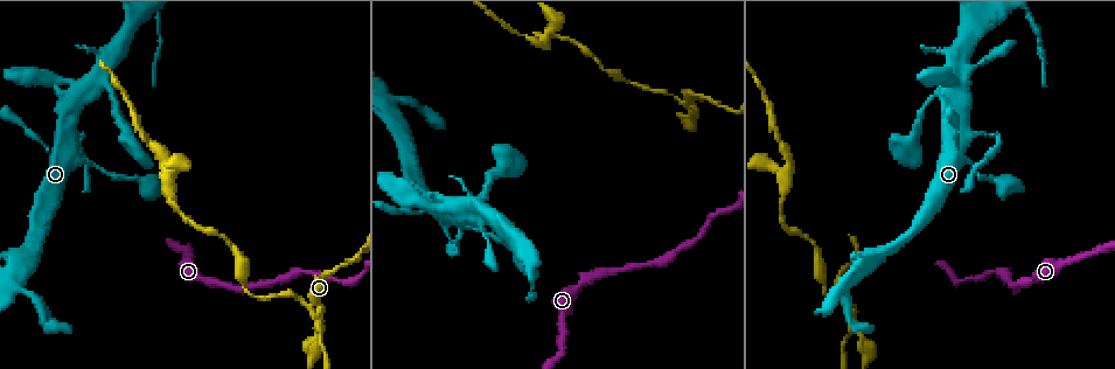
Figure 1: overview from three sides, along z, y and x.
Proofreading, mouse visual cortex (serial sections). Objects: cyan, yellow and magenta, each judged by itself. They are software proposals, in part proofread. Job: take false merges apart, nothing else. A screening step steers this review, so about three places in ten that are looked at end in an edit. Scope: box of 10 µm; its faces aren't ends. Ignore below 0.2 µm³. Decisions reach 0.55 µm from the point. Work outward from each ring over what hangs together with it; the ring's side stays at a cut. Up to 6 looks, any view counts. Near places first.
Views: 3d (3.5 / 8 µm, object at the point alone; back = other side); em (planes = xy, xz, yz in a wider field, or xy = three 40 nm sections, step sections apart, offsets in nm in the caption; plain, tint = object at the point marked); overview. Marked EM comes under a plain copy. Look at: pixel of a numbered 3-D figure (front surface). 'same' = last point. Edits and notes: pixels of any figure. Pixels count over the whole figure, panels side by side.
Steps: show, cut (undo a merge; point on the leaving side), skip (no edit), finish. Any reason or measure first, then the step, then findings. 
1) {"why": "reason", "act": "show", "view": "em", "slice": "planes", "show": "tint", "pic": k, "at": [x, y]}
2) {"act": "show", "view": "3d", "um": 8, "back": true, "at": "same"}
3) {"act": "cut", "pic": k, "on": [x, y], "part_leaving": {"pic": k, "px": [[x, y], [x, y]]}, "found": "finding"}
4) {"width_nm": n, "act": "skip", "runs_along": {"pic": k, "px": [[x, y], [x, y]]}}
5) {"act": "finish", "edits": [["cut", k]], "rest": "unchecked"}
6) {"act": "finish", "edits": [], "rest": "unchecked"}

{"why": "four or more arms meet", "act": "show", "view": "3d", "um": 3.5, "pic": 1, "at": [398, 127]}

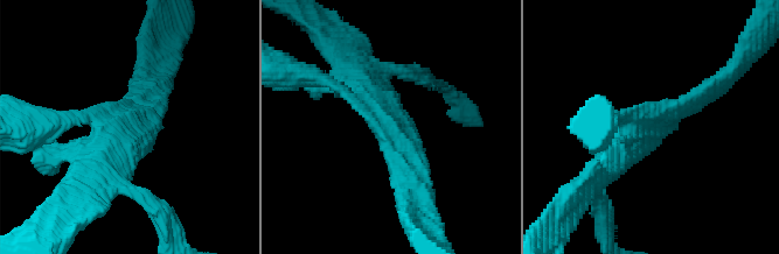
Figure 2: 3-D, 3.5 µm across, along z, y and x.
{"act": "show", "view": "em", "slice": "xy", "step": 3, "show": "tint", "pic": 2, "at": [652, 122]}

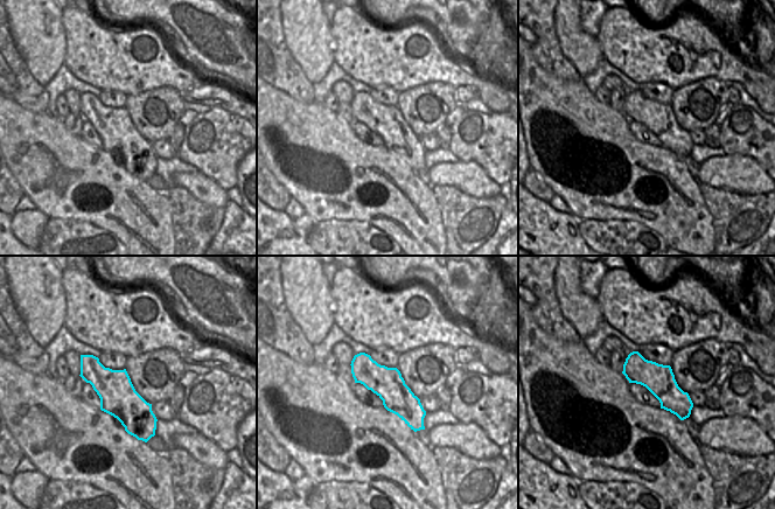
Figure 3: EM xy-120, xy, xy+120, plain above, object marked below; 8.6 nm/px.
{"act": "show", "view": "em", "slice": "xy", "step": 1, "show": "tint", "at": "same"}

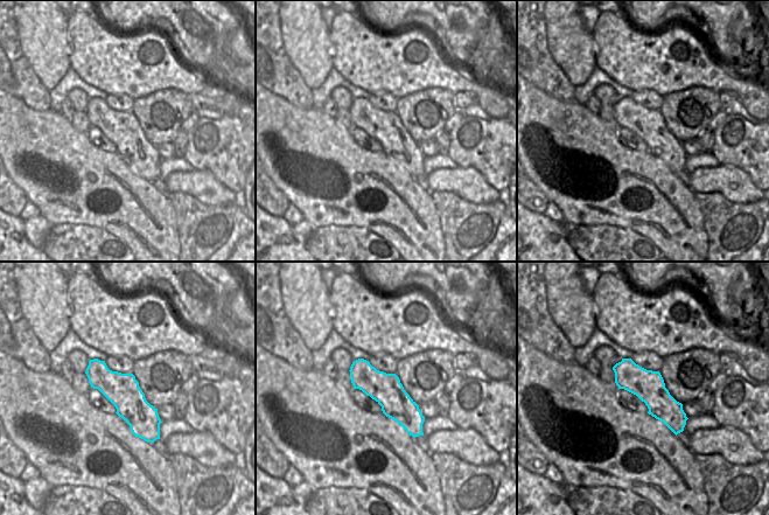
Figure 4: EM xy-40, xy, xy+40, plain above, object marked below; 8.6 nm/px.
{"width_nm": 260, "act": "skip", "runs_along": {"pic": 2, "px": [[713, 87], [655, 117], [602, 181]]}, "found": "one cell here"}

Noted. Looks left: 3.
{"why": "sudden change in width", "act": "show", "view": "3d", "um": 8, "pic": 1, "at": [485, 194]}

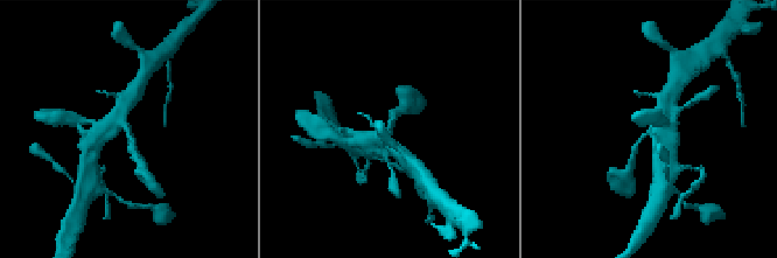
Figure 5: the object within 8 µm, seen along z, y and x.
{"act": "show", "view": "3d", "um": 3.5, "back": true, "at": "same"}

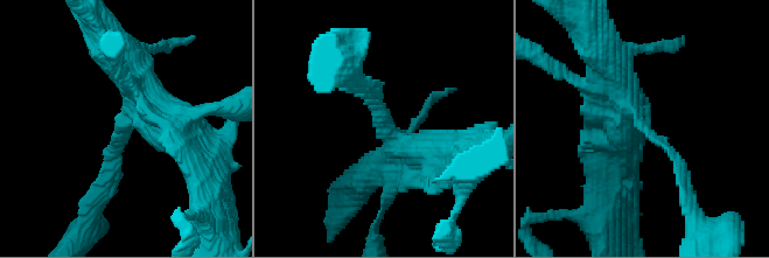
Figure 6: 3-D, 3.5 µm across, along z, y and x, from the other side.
{"arm_widths_nm": [150, 500], "why": "now the EM", "act": "show", "view": "em", "slice": "xy", "step": 1, "show": "tint", "pic": 6, "at": [646, 131]}

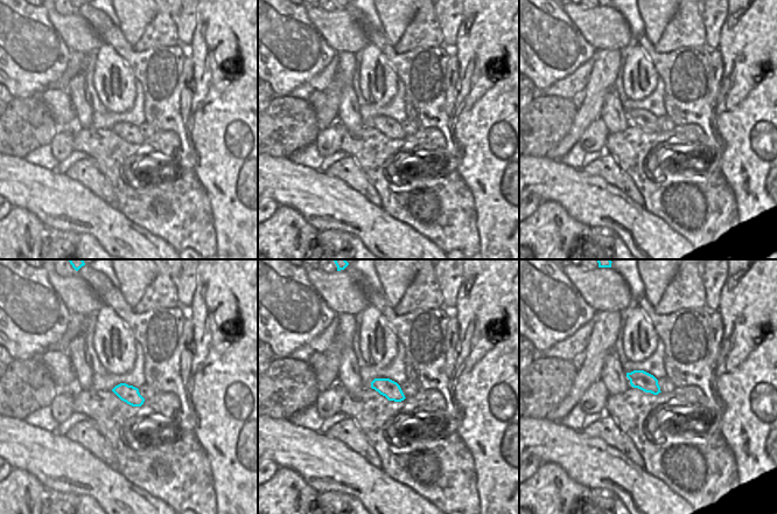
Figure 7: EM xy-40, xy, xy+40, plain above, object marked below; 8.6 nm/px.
{"act": "skip", "runs_along": {"pic": 6, "px": [[438, 155], [383, 128], [365, 86]]}, "found": "one cell here"}

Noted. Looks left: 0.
{"act": "finish", "edits": [], "rest": "unchecked"}

